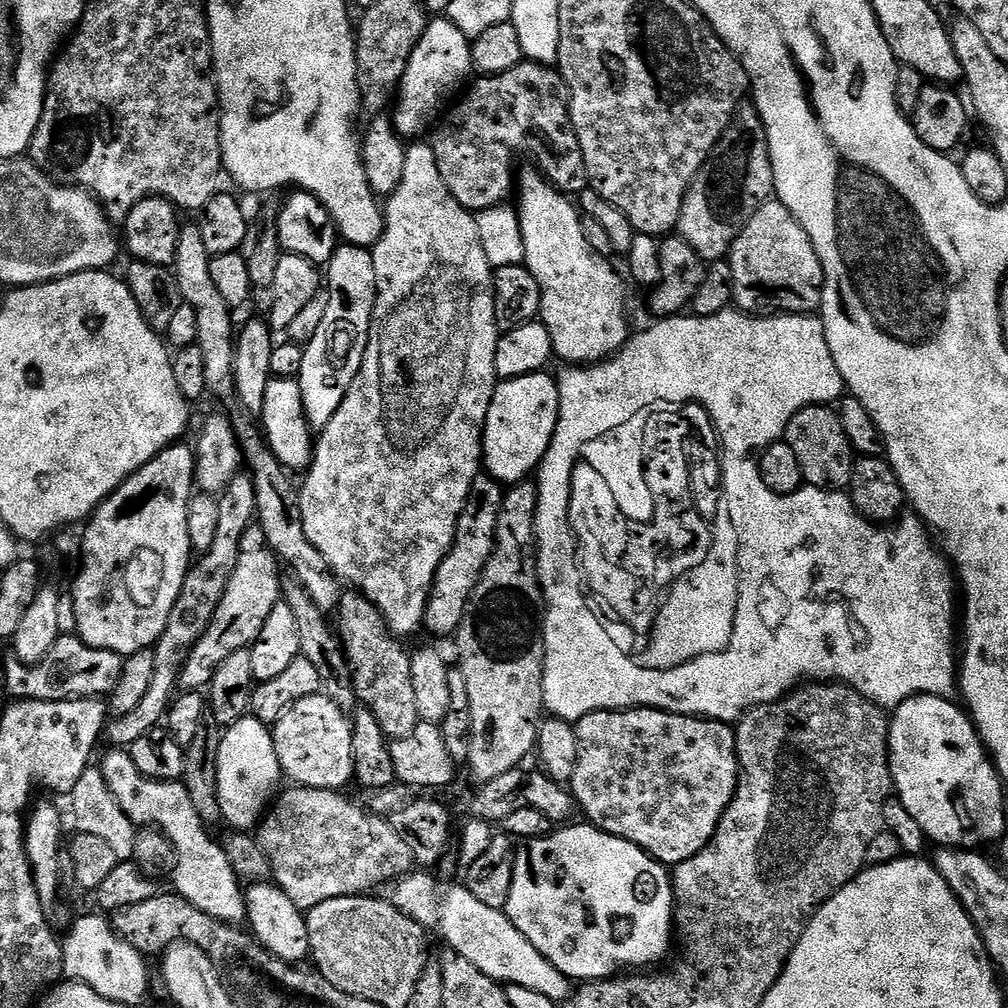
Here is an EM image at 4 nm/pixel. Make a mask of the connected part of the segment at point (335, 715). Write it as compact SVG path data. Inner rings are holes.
M317 694L302 698L271 729L272 741L276 747L281 773L292 779L293 785L302 788L321 788L322 790L344 790L353 783L352 774L352 725L343 709L337 707L327 694Z

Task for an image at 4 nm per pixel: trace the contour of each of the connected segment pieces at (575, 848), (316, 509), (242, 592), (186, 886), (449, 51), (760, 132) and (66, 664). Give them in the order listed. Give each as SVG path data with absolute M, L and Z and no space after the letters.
M587 822L581 824L573 823L571 826L564 826L551 834L538 839L527 841L524 848L515 853L514 874L510 886L510 898L508 899L507 914L522 930L526 939L538 949L552 965L559 970L563 976L567 976L572 982L591 982L593 980L606 980L623 973L625 970L640 970L643 964L656 964L668 952L668 943L674 940L674 901L672 898L672 881L670 872L660 861L652 859L647 852L638 846L634 846L629 840L623 840L617 836L611 836L606 831L593 828Z
M424 142L413 143L416 145L408 148L402 180L383 205L382 231L378 242L370 248L376 279L376 301L362 366L350 390L342 398L342 406L334 410L334 418L330 418L326 427L319 429L312 462L306 469L308 477L305 478L304 485L299 485L298 488L302 530L306 538L310 540L314 550L322 554L329 568L343 583L345 580L346 583L353 584L356 587L353 589L377 608L392 635L397 638L405 638L404 636L410 635L411 632L421 631L434 574L442 558L446 558L446 554L452 549L458 518L468 501L470 486L474 486L477 476L481 475L484 423L498 385L496 351L502 335L496 324L494 264L488 261L489 249L482 246L475 215L467 212L454 198L454 194L446 190L446 182L442 182L442 174L438 174L438 158L434 158L431 143L420 143Z
M259 526L248 528L240 546L243 551L238 558L238 566L234 566L234 574L228 576L226 594L222 594L222 602L218 602L218 610L214 610L210 626L206 626L202 638L198 638L190 650L180 671L178 684L181 689L200 690L211 684L218 666L226 662L230 654L243 648L251 649L258 634L262 634L262 626L266 626L266 618L270 618L270 610L281 603L280 568L276 553L269 549L264 531Z
M122 748L108 750L98 767L110 794L129 819L141 829L155 829L172 844L175 864L172 865L170 881L176 887L173 888L175 895L223 924L243 925L246 920L246 896L242 888L240 892L242 881L219 843L208 838L209 831L199 820L185 786L175 780L147 780L138 766L134 766L131 751Z
M447 18L429 19L418 46L414 46L414 54L410 54L410 62L399 82L398 95L394 100L394 123L401 137L423 137L420 135L437 123L442 109L449 103L447 100L465 87L464 79L473 72L472 45L468 37Z
M745 102L736 109L732 127L724 131L711 159L688 189L678 234L683 240L690 242L690 246L694 246L694 250L704 261L723 261L731 253L732 244L746 222L754 218L763 204L773 199L775 187L764 123L755 103Z
M61 634L50 646L40 663L25 666L20 660L9 658L4 664L4 688L16 700L100 700L111 697L118 678L122 678L124 657L116 652L89 648L75 634Z

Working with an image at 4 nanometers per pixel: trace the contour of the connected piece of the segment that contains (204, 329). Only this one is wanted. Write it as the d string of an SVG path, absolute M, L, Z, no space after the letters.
M185 223L180 229L178 238L178 250L176 251L176 263L174 265L176 284L180 287L180 298L183 303L188 304L198 316L198 338L196 344L202 350L202 362L206 362L206 386L211 395L216 395L220 400L232 400L236 395L234 386L234 354L236 353L236 336L234 328L232 332L233 309L226 302L222 302L222 296L214 287L210 279L210 257L206 246L202 246L202 234L195 223Z

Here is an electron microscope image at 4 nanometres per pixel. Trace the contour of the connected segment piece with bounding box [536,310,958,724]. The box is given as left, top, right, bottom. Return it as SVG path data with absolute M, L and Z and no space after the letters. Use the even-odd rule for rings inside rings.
M729 310L719 312L713 316L697 316L695 314L681 314L657 319L656 324L649 326L645 332L640 332L629 338L624 347L611 356L609 360L602 360L598 364L587 366L568 366L565 371L558 376L560 387L560 417L557 418L556 433L546 450L545 458L541 461L538 469L538 483L536 493L538 494L538 506L536 507L536 571L540 573L540 587L544 590L544 603L546 611L542 617L542 631L544 634L544 706L545 709L557 720L567 720L575 722L582 719L591 712L610 712L613 710L623 710L626 708L661 708L664 712L673 712L679 716L698 716L705 720L721 720L724 724L732 724L739 721L744 713L757 708L763 704L773 704L775 700L783 700L789 690L803 685L805 682L835 682L846 684L853 688L858 694L862 694L870 702L874 702L879 708L885 710L895 710L899 704L906 702L911 696L942 696L951 697L958 688L958 636L952 633L952 623L958 620L958 580L954 575L954 569L946 559L945 553L939 547L932 545L933 537L923 520L915 514L905 515L897 519L891 526L880 527L866 519L856 507L852 505L852 497L844 490L801 490L792 492L788 496L774 494L762 482L760 473L760 456L766 447L769 439L768 432L764 428L756 428L756 424L777 424L783 426L794 418L804 408L812 404L831 405L839 401L845 395L846 385L842 374L838 374L838 366L834 366L834 354L830 354L830 346L826 342L824 333L824 322L819 315L811 316L790 316L787 314L765 314L754 316L739 310ZM695 396L706 410L710 410L712 424L698 424L696 422L696 408L688 410L689 397ZM644 408L644 420L642 421L642 431L644 432L644 464L640 464L640 480L632 482L632 488L646 488L646 492L626 492L630 488L628 484L624 486L624 492L620 494L638 494L632 496L630 506L638 508L638 498L644 500L648 498L650 490L656 492L694 492L694 480L710 478L717 471L716 459L719 458L720 444L724 447L724 472L722 479L724 488L728 492L728 500L732 500L732 518L735 520L736 528L740 528L740 540L743 543L741 551L741 567L739 568L739 592L737 605L740 607L740 615L737 618L737 625L734 628L735 641L732 643L731 651L728 650L728 640L722 648L718 650L706 650L698 652L694 656L684 658L678 664L672 664L670 674L650 674L642 676L638 670L638 664L626 662L624 654L620 654L610 640L604 636L602 626L596 624L596 618L590 616L586 610L582 598L580 598L580 588L578 588L578 574L574 570L574 560L576 564L592 564L594 558L586 556L586 542L582 542L582 536L570 534L567 520L574 520L578 530L588 530L590 540L594 542L594 550L600 550L602 554L602 566L608 566L608 492L604 480L590 468L586 466L572 466L573 457L584 440L591 439L591 435L599 436L601 432L612 428L612 425L620 424L620 421L627 420L637 409ZM655 429L658 433L658 446L650 448L648 444L648 432Z

